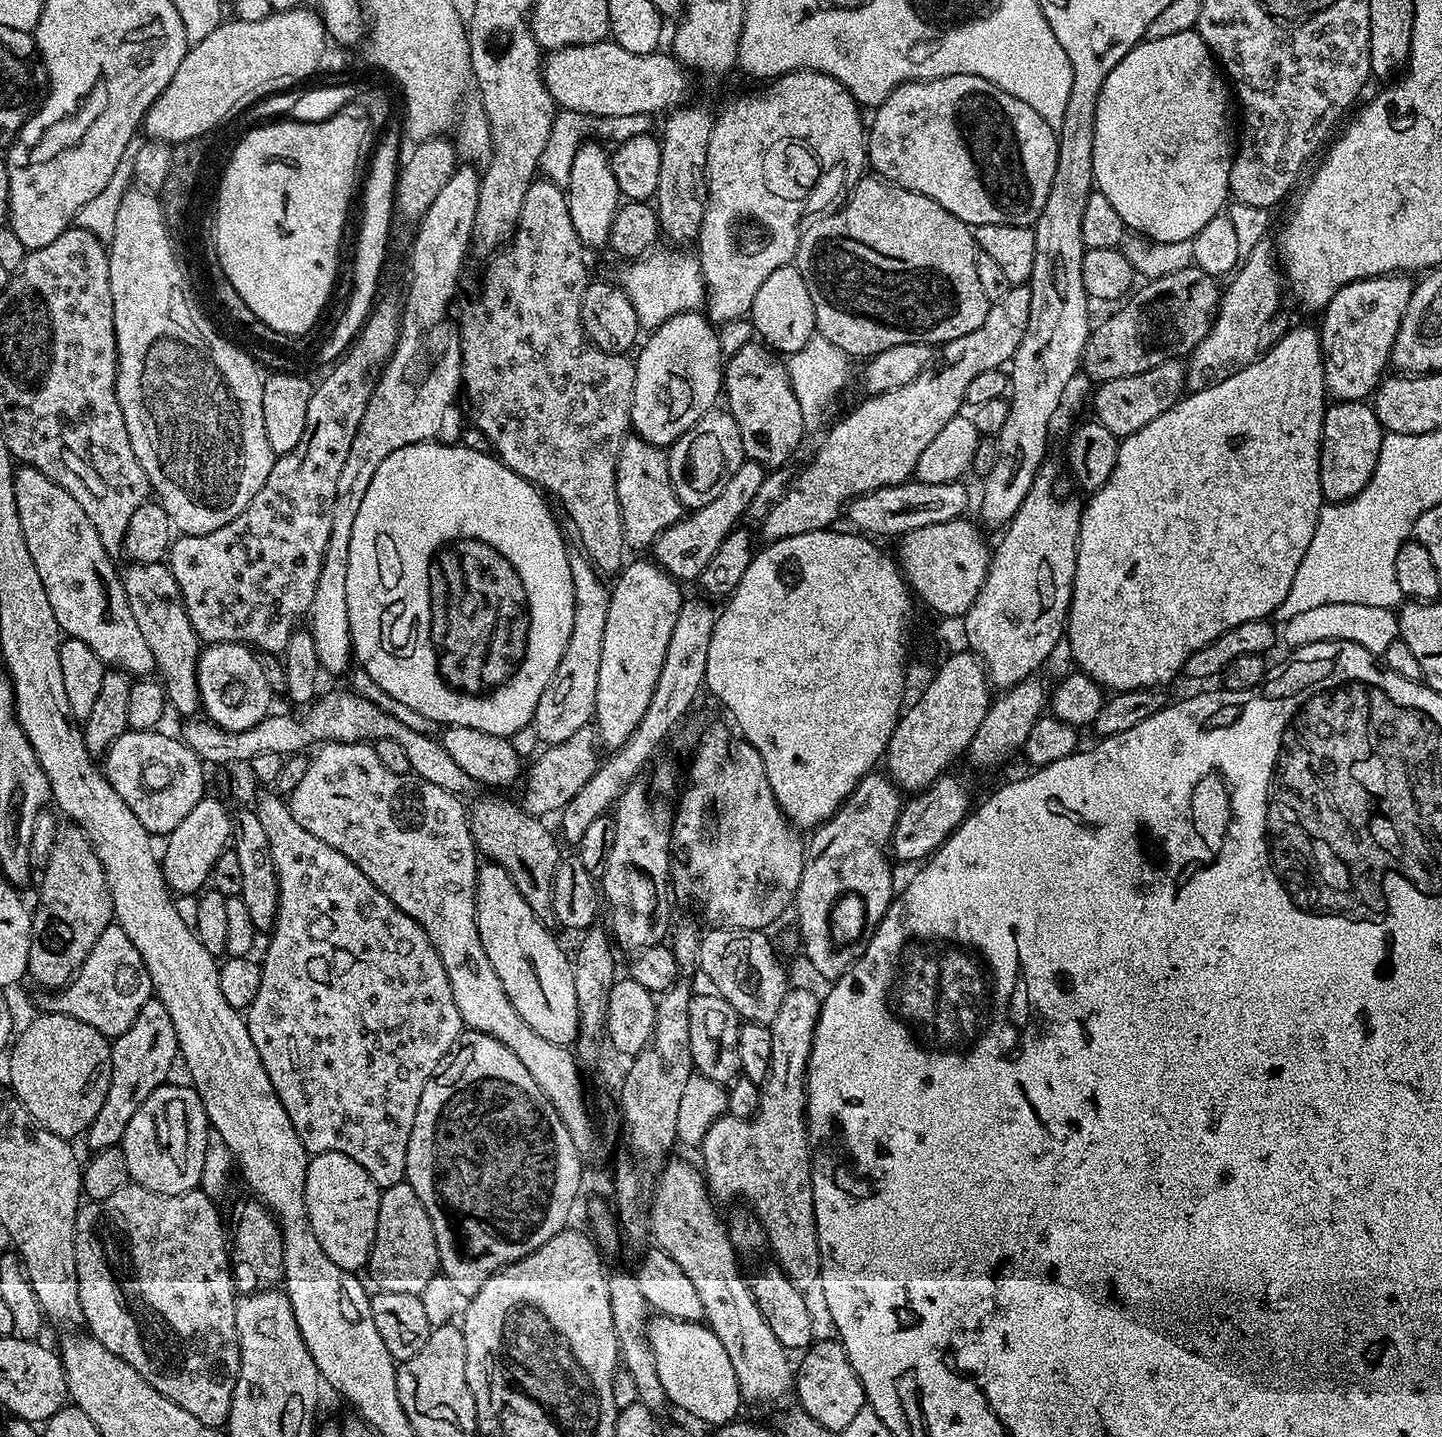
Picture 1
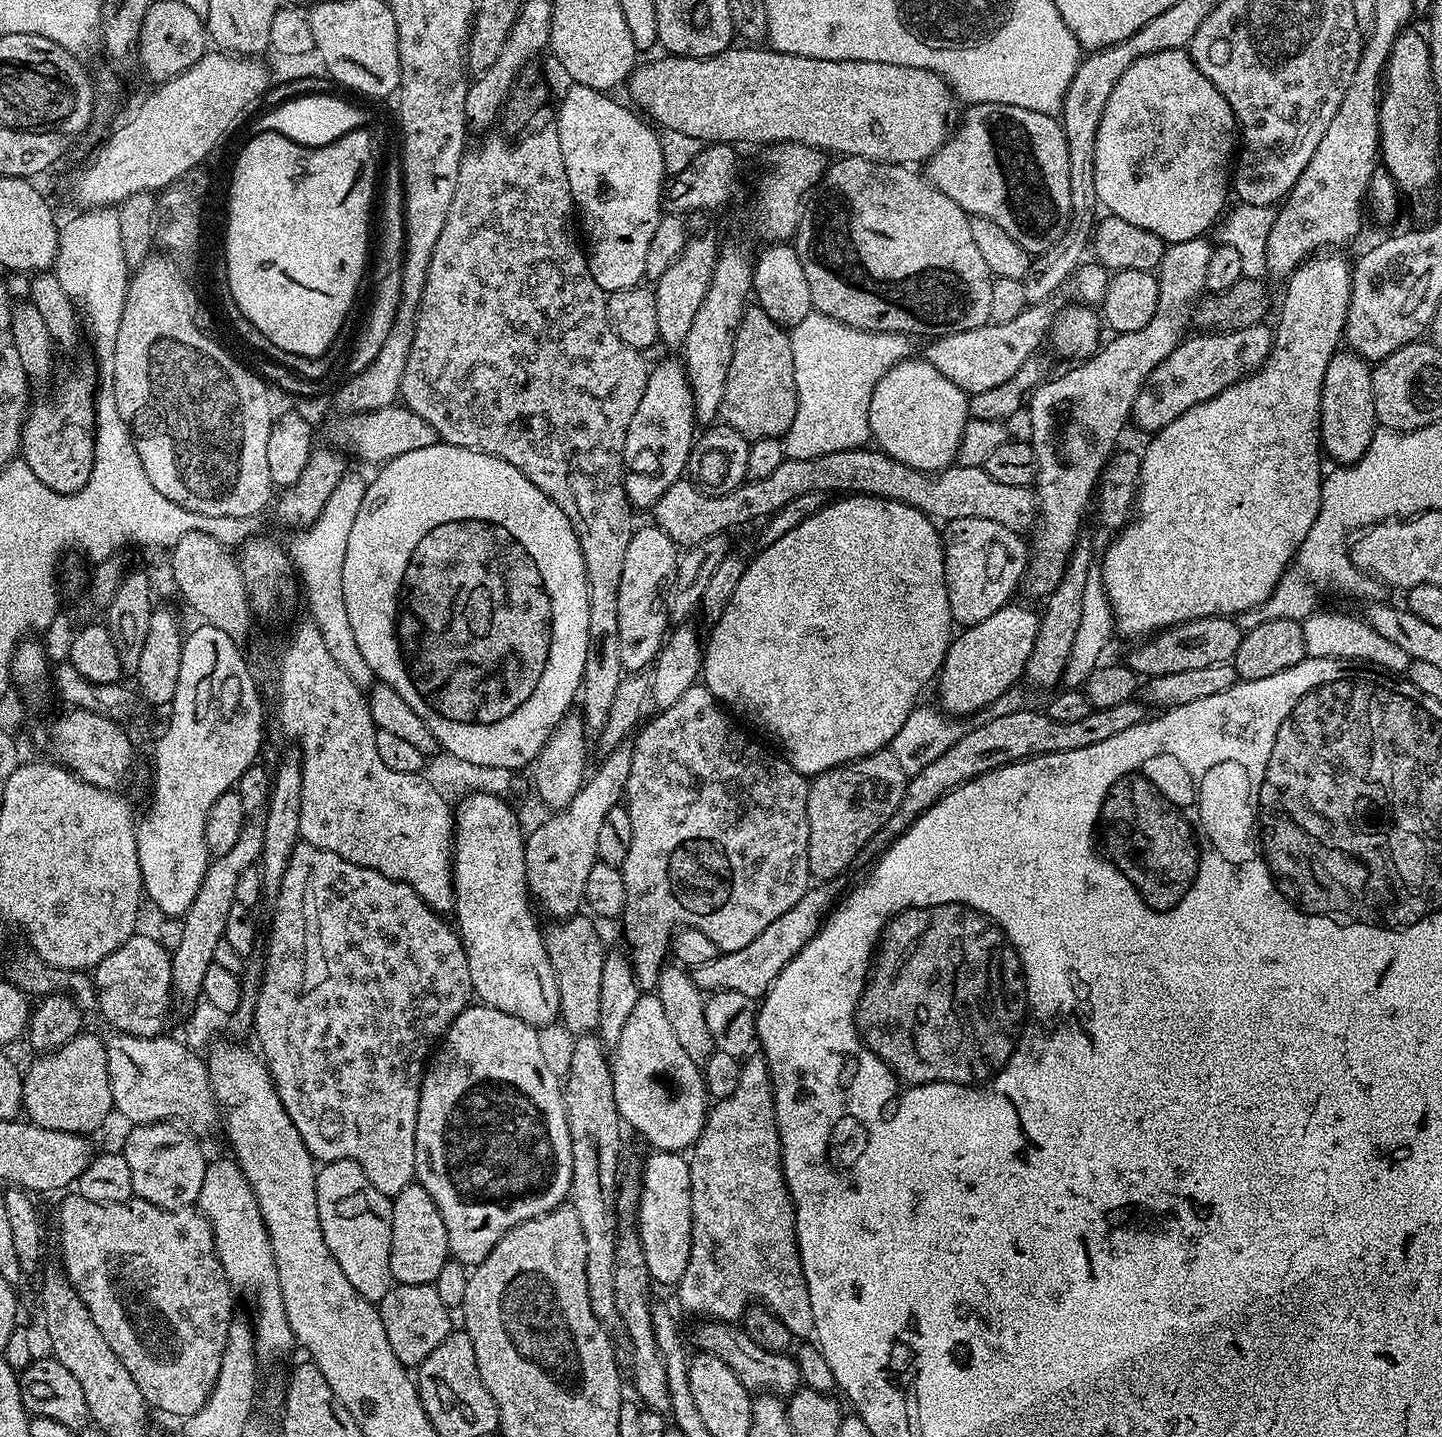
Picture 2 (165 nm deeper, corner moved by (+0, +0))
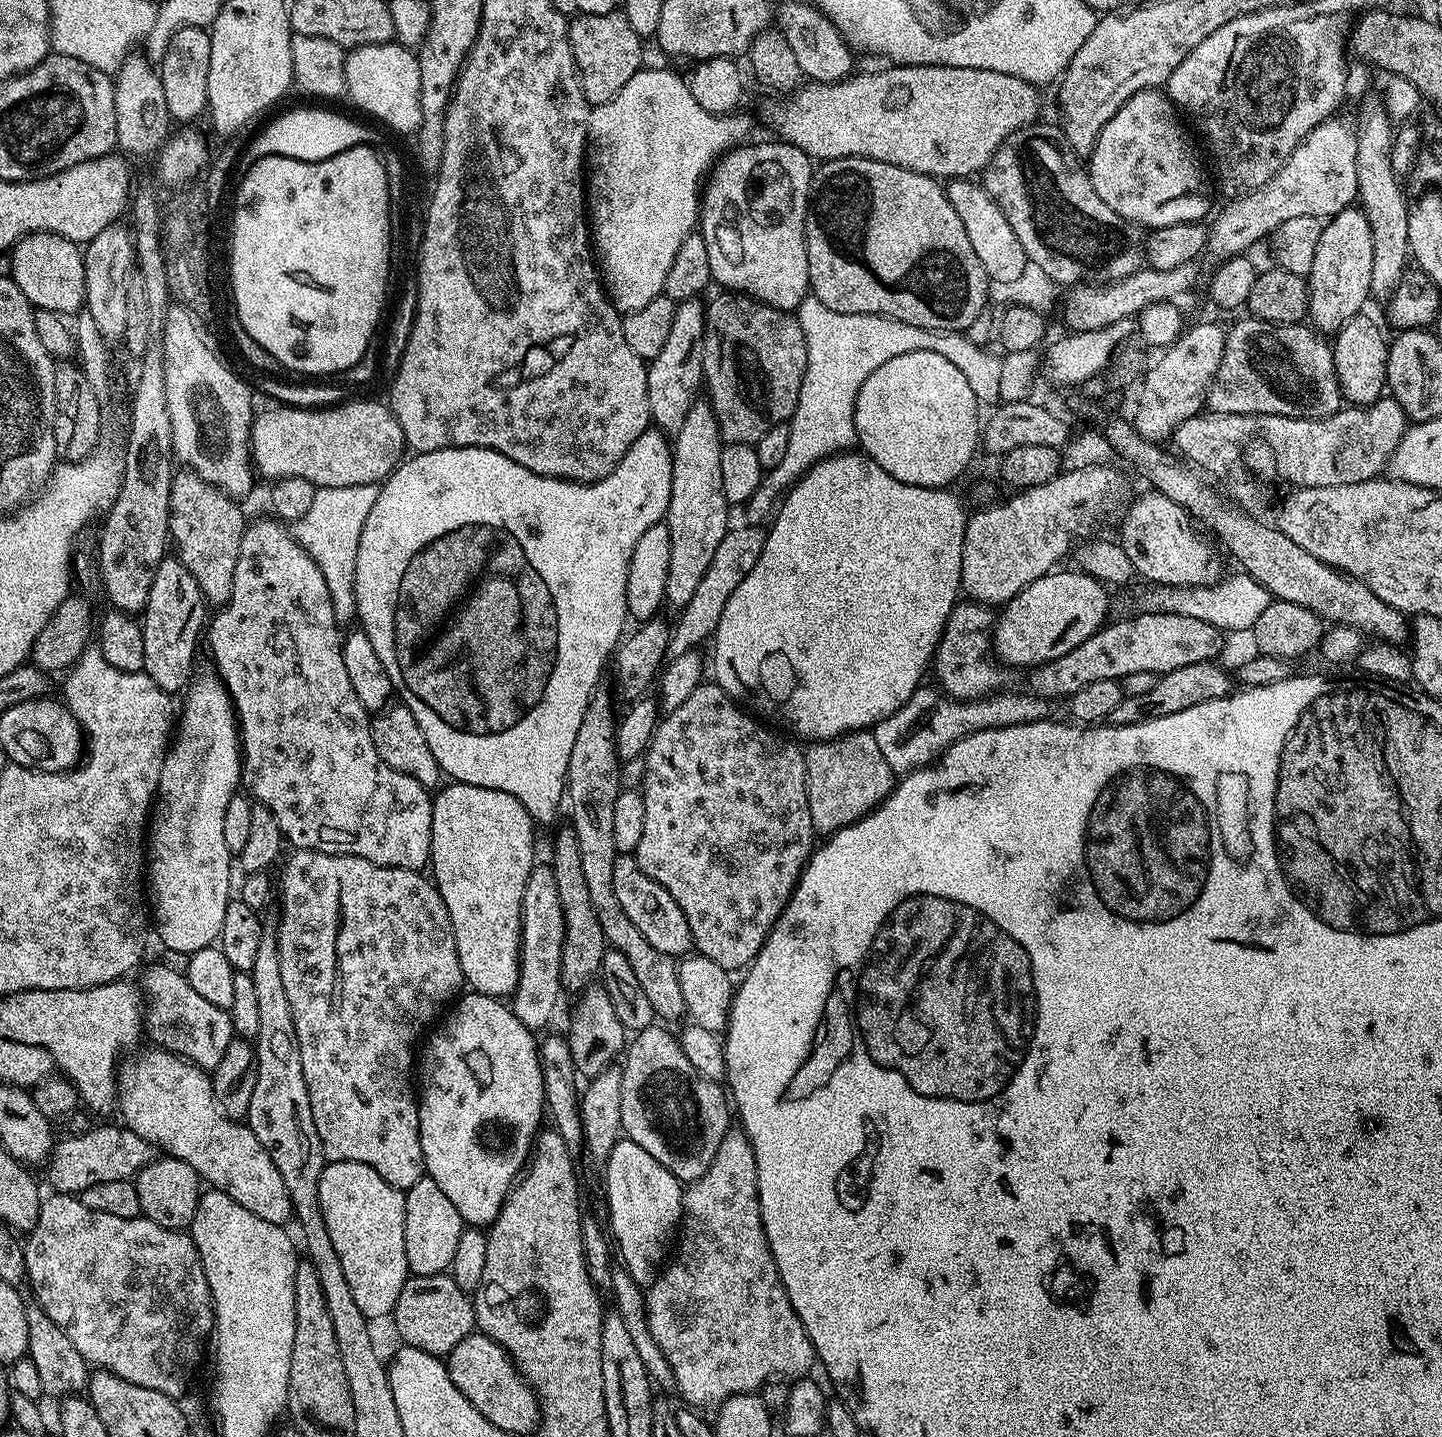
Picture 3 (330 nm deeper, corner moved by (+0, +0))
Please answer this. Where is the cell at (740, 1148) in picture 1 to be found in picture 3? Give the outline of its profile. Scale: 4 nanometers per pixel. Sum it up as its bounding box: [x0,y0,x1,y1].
[646,1130,814,1406]

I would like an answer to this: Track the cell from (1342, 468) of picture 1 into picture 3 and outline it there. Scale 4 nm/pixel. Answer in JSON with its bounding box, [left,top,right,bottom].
[1331,314,1389,406]

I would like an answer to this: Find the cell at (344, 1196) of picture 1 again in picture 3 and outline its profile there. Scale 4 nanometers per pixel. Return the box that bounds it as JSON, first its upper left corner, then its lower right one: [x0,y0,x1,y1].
[318,1160,410,1322]

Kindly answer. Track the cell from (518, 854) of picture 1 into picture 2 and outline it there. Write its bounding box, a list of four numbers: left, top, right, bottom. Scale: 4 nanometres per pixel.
[543,918,606,1034]

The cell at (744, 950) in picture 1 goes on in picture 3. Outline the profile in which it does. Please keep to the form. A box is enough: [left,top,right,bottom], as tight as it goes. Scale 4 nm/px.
[614,855,694,958]

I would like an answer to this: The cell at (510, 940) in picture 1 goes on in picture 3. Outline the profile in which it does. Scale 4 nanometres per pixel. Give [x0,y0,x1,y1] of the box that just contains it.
[430,782,537,998]

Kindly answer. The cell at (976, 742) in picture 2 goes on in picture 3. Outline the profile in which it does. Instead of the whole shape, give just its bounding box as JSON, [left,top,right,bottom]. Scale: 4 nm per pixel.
[1107,660,1234,726]

